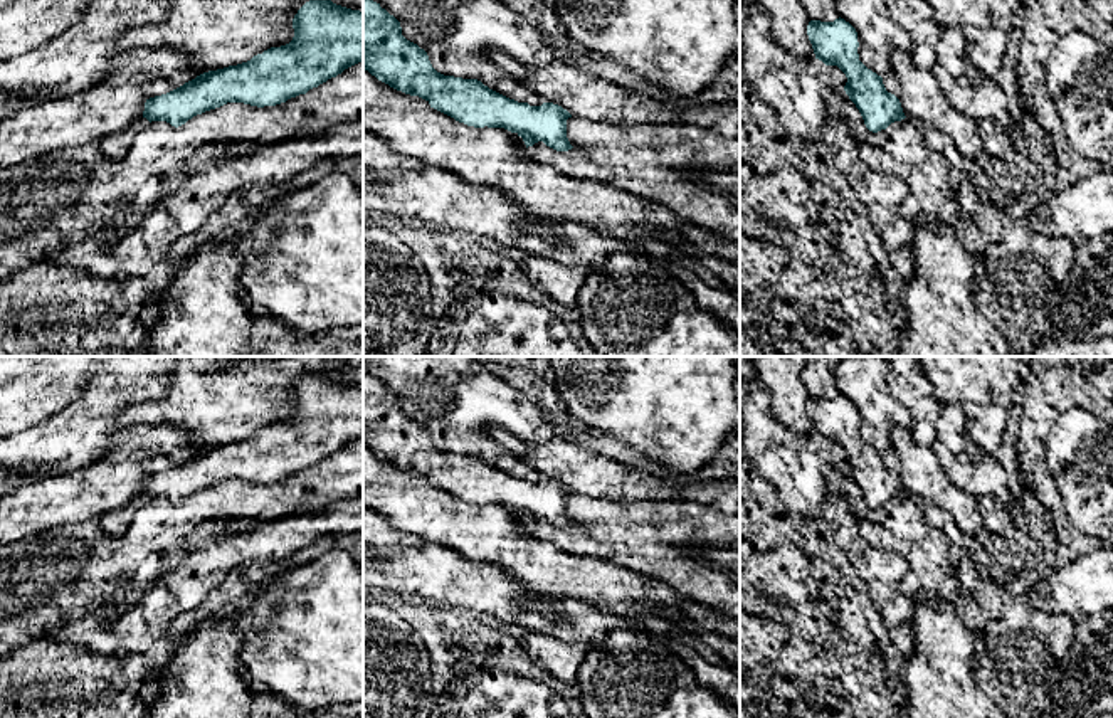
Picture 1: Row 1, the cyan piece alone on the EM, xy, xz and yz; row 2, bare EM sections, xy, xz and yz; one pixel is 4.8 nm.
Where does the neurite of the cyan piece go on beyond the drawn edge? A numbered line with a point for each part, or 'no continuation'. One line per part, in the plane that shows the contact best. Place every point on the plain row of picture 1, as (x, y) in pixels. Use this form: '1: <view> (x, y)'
no continuation

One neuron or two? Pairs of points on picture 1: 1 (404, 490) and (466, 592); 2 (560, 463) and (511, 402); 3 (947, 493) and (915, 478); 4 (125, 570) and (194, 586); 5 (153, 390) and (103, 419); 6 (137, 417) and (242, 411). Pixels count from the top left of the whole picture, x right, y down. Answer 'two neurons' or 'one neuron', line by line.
1: two neurons
2: two neurons
3: one neuron
4: two neurons
5: one neuron
6: one neuron

